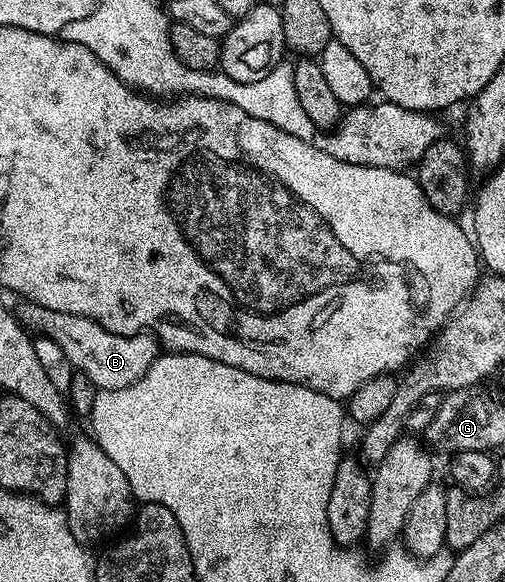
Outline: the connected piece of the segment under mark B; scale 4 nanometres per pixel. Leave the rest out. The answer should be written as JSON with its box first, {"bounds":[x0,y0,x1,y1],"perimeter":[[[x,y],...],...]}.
{"bounds":[18,300,158,390],"perimeter":[[[25,300],[23,304],[20,313],[18,309],[20,324],[29,334],[39,335],[58,343],[62,355],[70,359],[73,370],[86,375],[86,379],[90,379],[90,383],[94,383],[97,390],[130,387],[130,383],[142,379],[142,375],[146,375],[146,371],[156,361],[158,342],[147,331],[134,337],[127,337],[106,331],[106,327],[82,315],[66,315],[66,311],[50,311],[50,307],[42,307],[30,300]]]}

